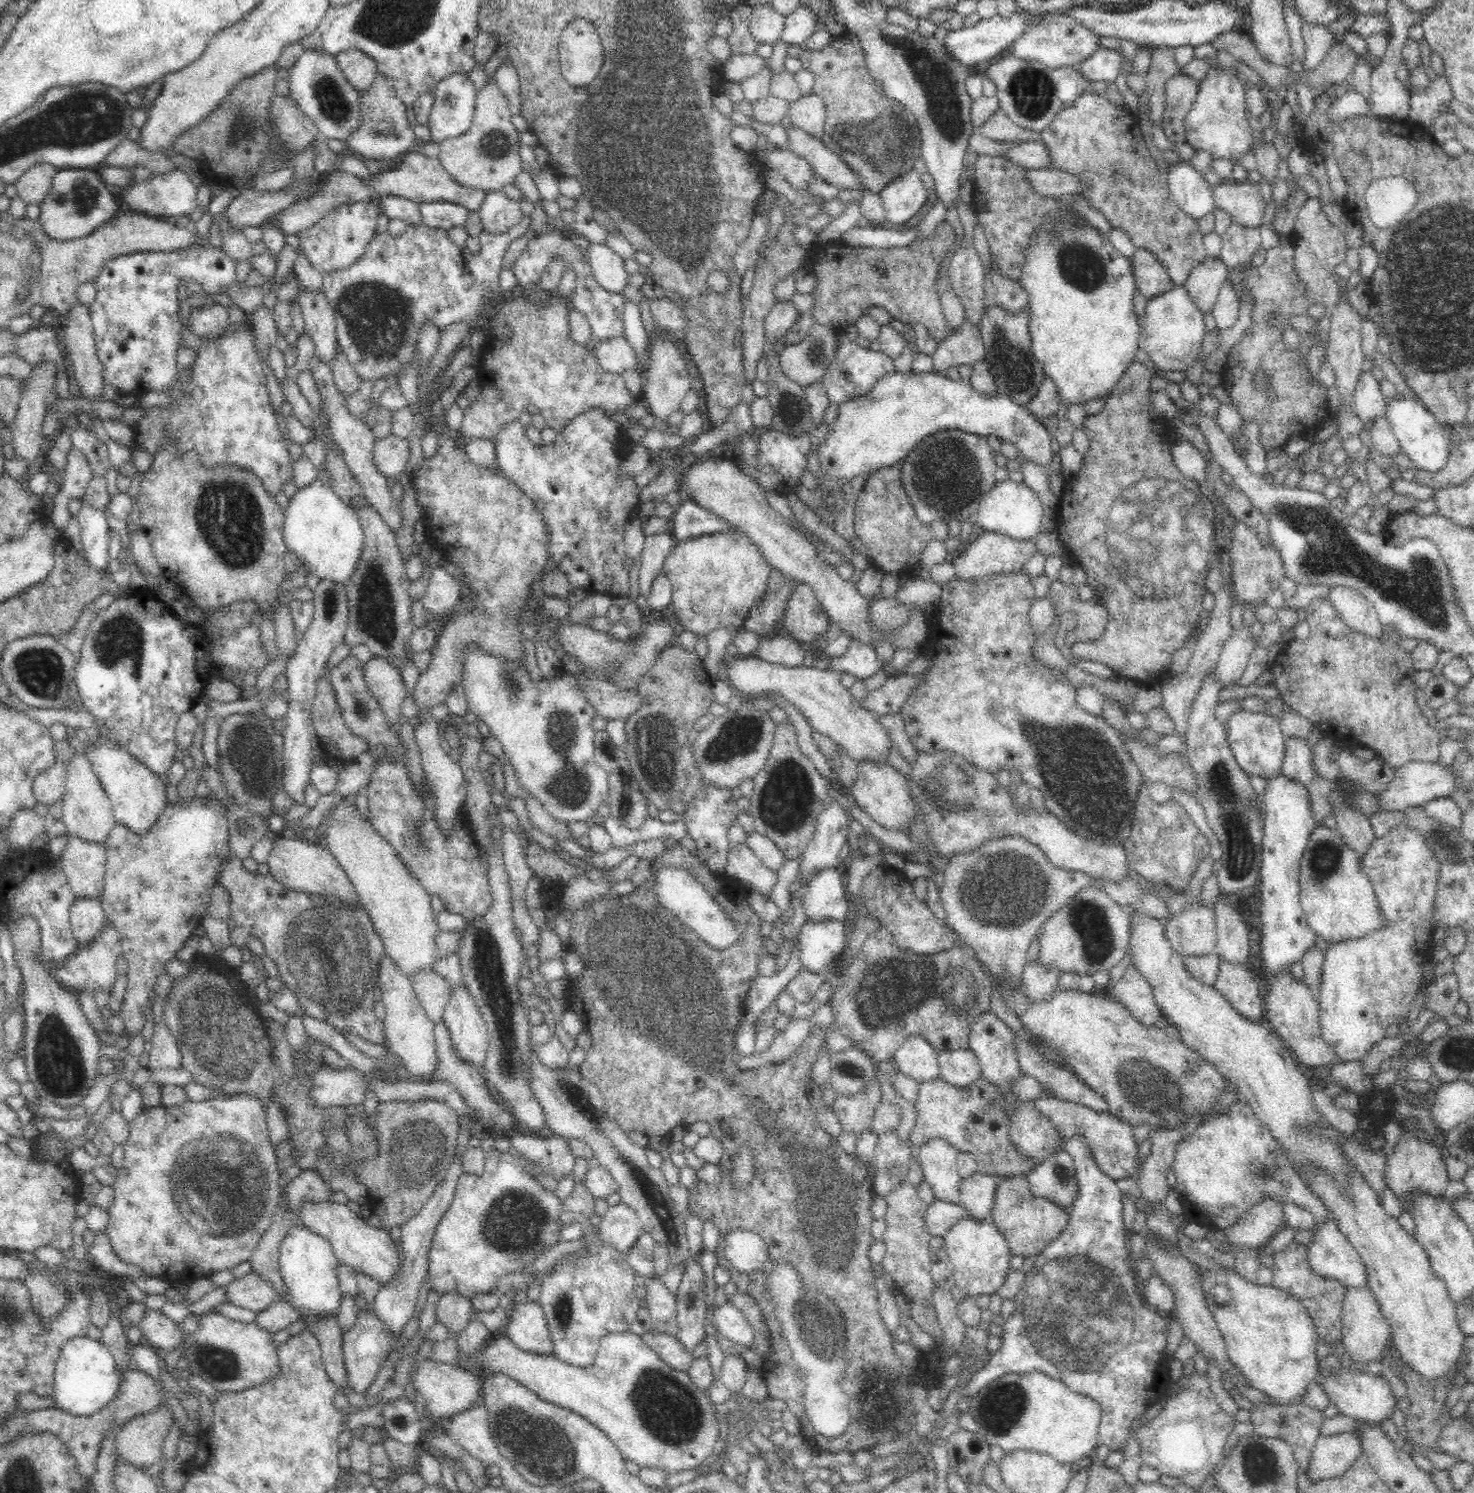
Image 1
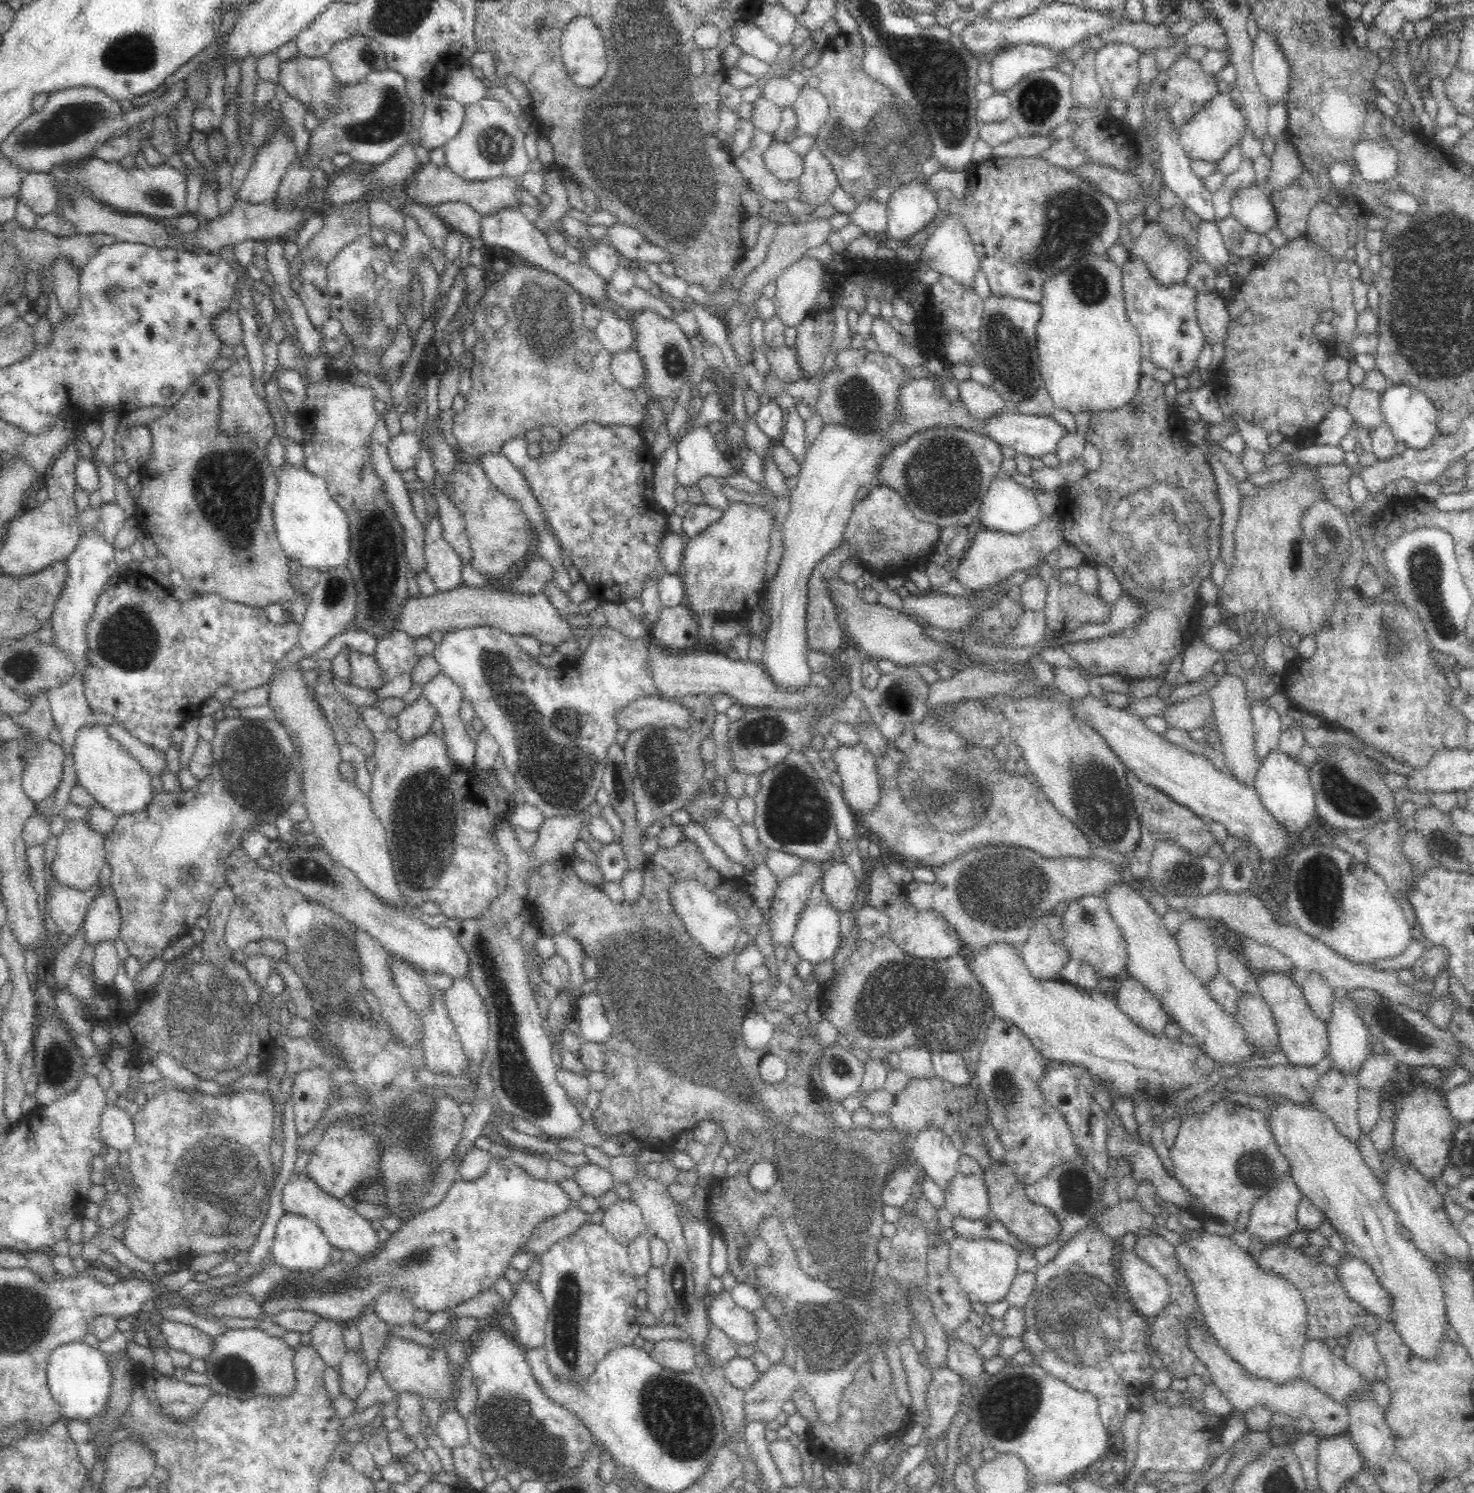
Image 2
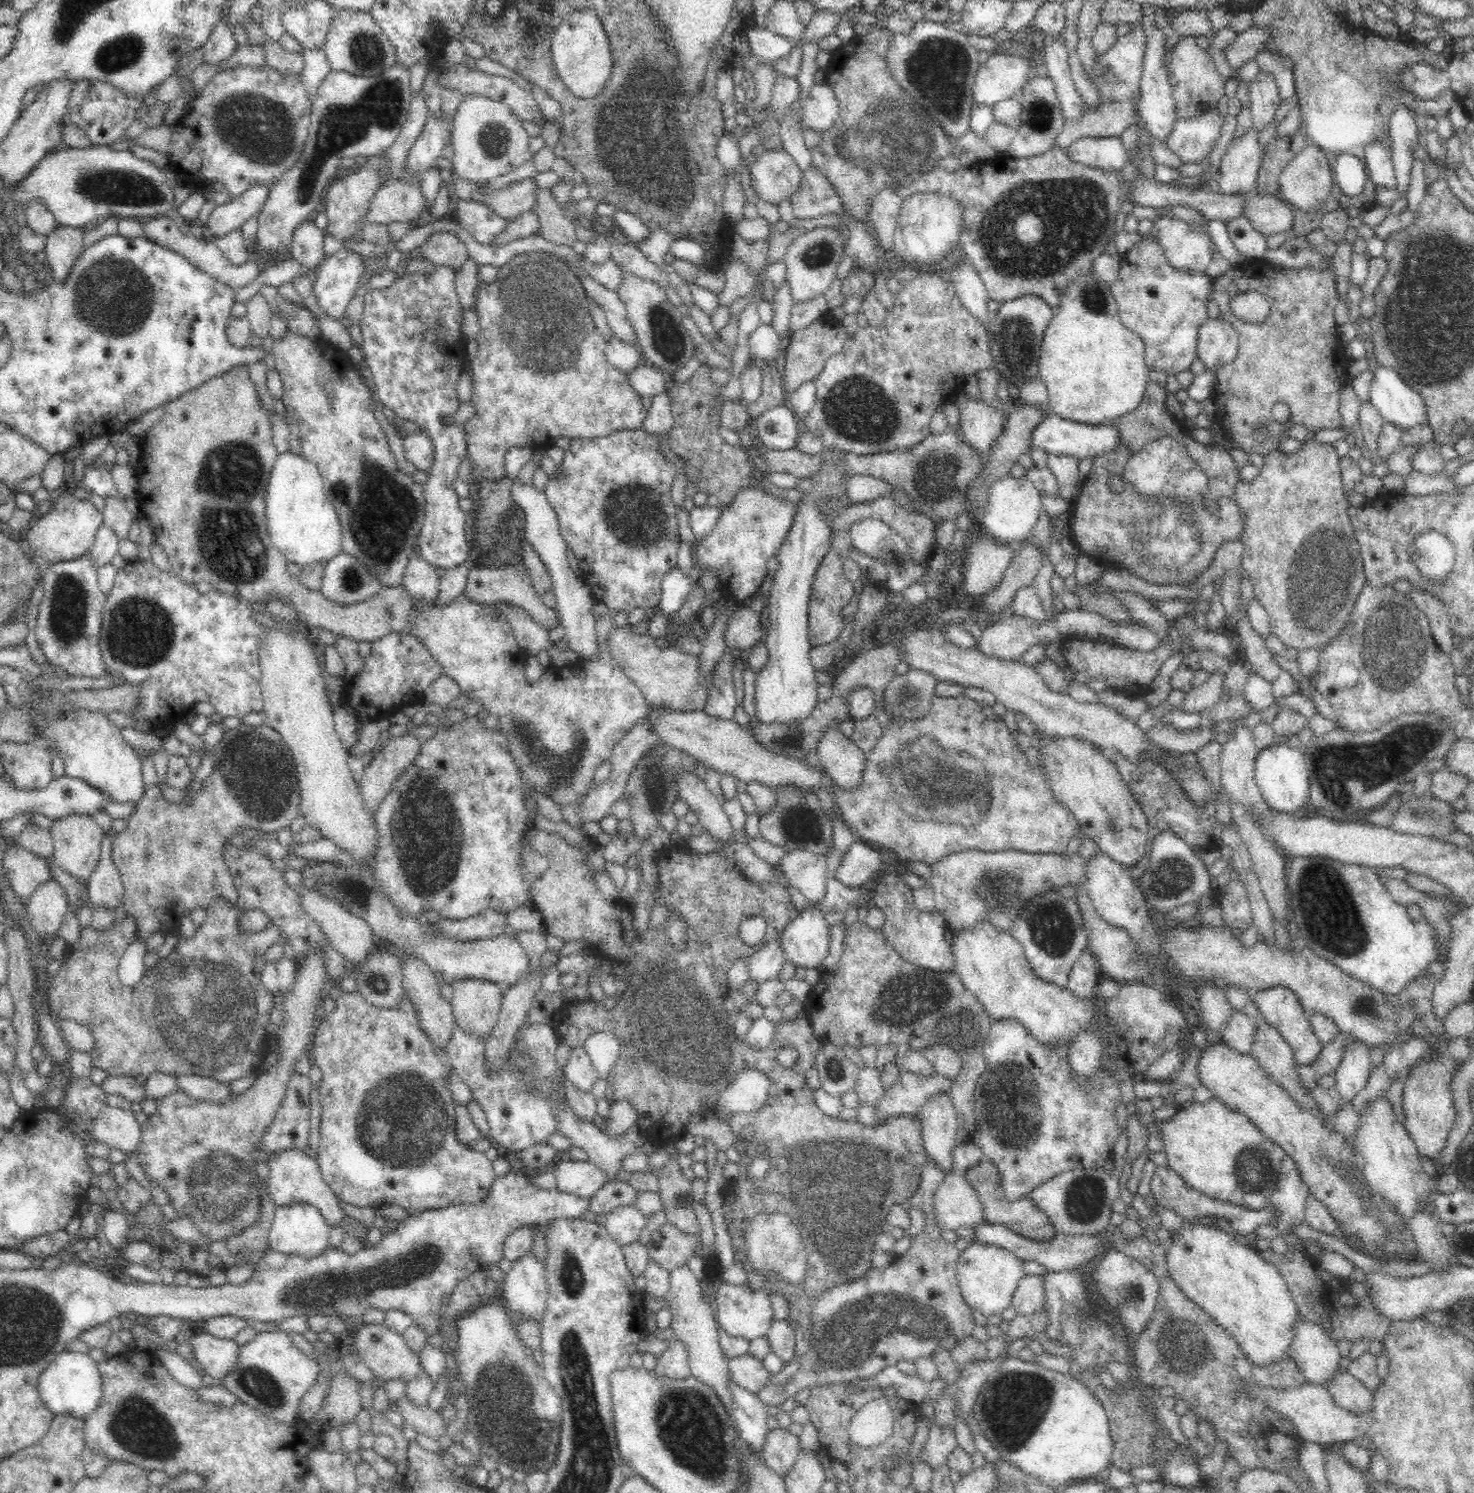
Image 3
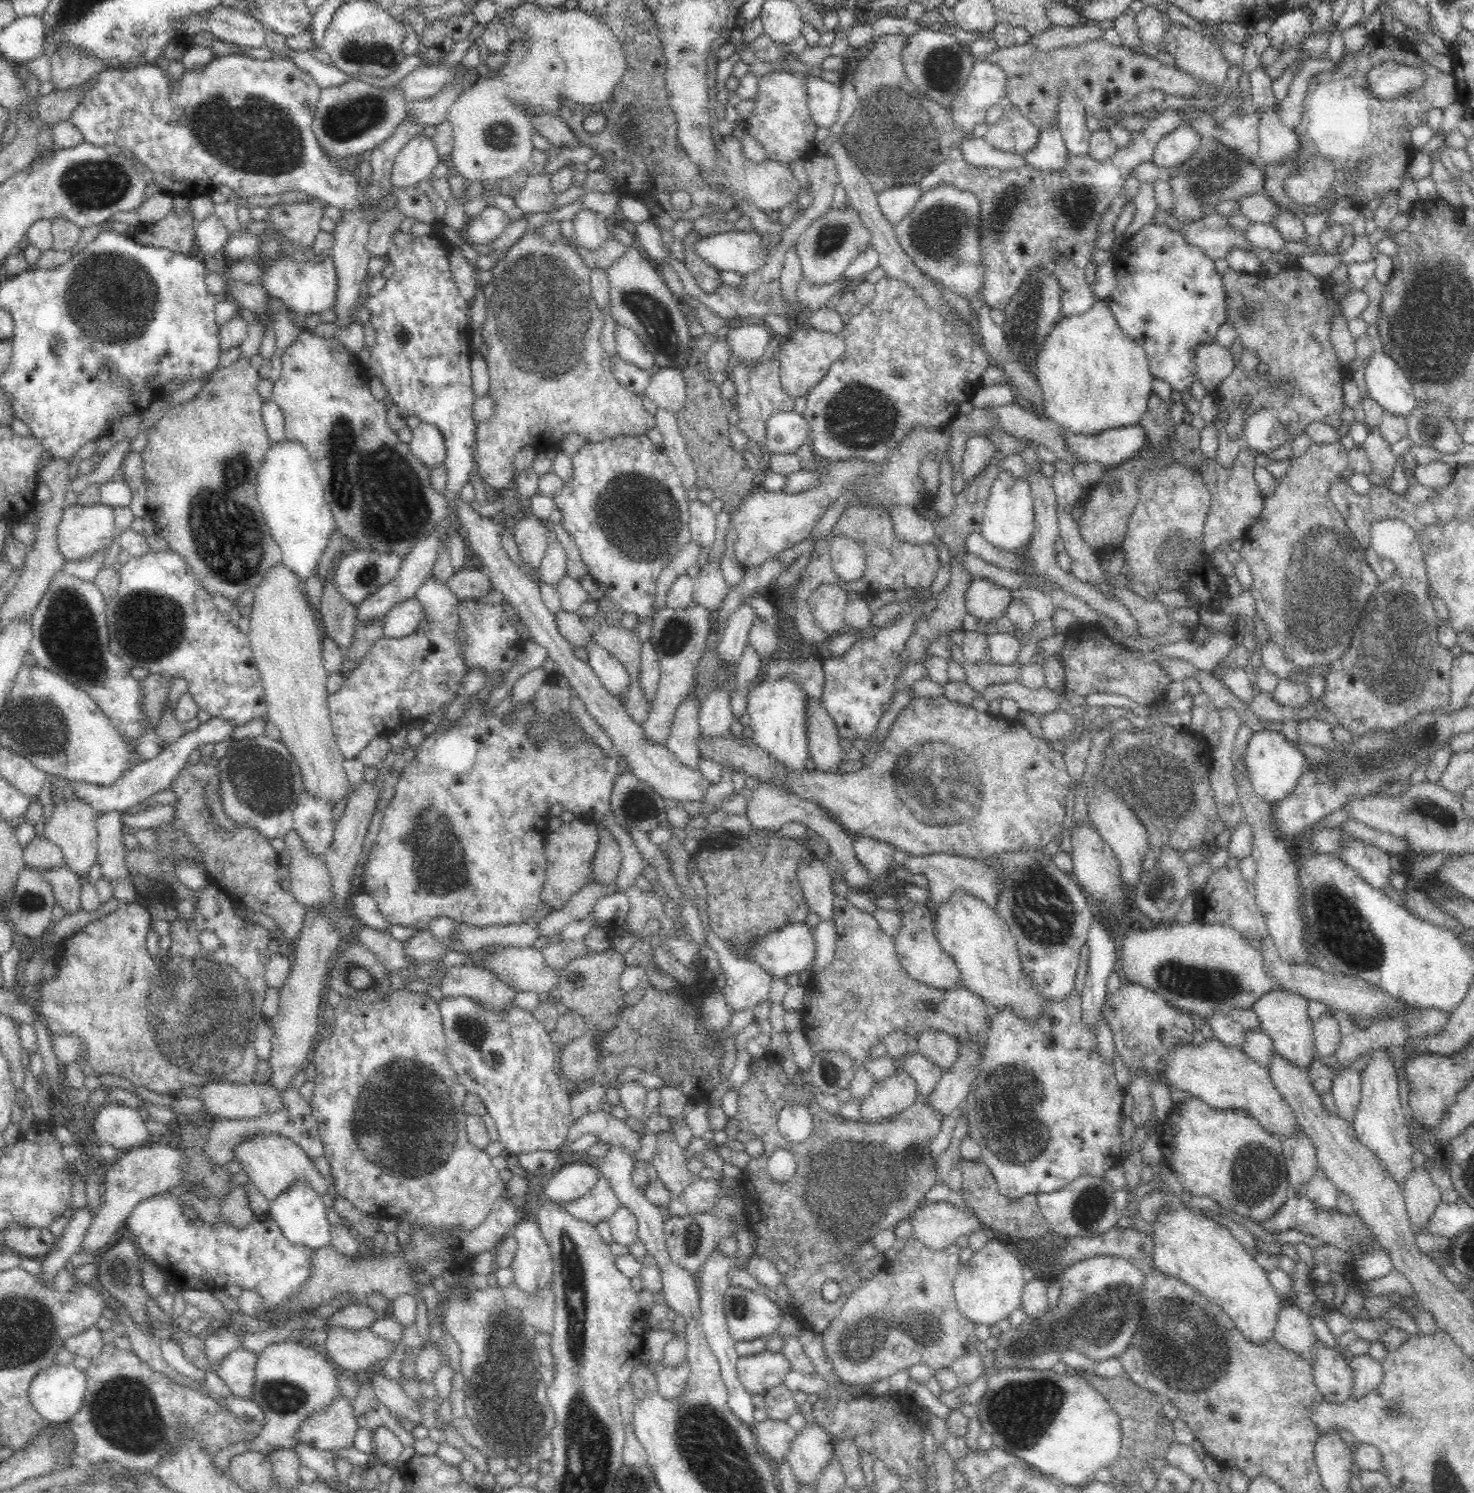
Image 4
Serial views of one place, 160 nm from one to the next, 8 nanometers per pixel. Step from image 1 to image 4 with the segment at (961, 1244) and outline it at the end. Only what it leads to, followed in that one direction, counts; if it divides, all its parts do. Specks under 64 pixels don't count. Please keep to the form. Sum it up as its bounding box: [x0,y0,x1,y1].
[953,1237,1026,1328]

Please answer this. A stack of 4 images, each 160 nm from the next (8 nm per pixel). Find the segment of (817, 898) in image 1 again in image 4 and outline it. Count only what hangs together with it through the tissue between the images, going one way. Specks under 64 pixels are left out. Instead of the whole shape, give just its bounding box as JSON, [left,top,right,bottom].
[853,836,896,879]

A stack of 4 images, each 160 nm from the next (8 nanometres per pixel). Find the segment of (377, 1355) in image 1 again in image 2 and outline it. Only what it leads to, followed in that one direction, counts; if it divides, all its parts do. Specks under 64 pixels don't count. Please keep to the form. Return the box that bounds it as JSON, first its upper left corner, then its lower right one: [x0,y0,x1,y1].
[336,1352,368,1402]

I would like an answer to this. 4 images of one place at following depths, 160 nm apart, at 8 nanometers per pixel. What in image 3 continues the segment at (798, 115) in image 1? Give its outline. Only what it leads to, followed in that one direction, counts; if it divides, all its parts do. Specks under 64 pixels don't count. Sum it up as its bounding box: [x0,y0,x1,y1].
[801,83,840,132]

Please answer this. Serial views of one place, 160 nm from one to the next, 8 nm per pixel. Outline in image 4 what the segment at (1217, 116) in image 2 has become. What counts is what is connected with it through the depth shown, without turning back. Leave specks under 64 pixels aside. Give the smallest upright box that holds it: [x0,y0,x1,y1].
[1148,122,1202,169]

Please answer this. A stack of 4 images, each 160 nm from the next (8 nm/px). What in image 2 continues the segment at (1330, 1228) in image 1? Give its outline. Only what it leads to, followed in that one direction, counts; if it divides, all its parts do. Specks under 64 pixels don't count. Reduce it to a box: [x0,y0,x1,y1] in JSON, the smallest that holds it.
[1337,1256,1394,1321]

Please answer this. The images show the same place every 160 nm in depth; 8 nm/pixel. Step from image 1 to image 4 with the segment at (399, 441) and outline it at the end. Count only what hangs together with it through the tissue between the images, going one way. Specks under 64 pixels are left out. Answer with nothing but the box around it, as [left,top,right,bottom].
[409,422,446,468]

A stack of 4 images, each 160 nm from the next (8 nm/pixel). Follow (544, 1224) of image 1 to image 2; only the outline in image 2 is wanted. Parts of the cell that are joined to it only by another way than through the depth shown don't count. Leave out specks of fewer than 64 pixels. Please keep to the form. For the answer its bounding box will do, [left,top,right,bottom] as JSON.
[213,1158,576,1326]

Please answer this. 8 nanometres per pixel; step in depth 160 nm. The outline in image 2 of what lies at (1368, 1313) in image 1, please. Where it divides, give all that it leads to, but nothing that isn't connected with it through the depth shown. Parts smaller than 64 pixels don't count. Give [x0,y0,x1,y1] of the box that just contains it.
[1343,1328,1382,1384]

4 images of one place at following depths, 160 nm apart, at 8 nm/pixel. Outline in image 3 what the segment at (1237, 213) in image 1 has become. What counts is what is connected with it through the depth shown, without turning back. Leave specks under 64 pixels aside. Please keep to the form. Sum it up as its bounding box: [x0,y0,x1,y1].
[1243,192,1293,236]

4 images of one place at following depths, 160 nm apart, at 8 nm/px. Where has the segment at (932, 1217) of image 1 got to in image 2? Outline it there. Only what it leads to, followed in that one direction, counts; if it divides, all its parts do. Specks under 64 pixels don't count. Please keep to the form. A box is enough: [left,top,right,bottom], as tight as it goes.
[953,1214,1038,1254]

